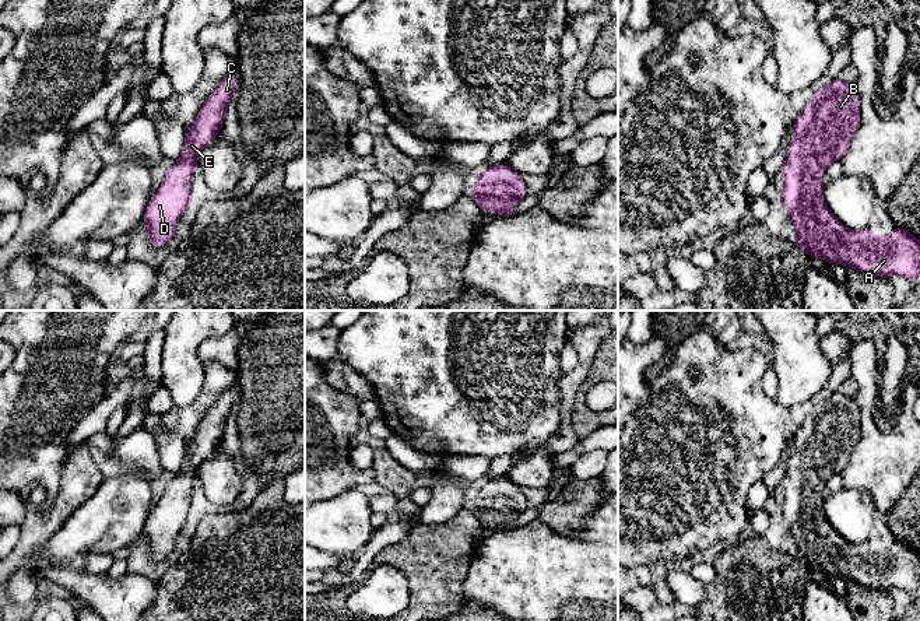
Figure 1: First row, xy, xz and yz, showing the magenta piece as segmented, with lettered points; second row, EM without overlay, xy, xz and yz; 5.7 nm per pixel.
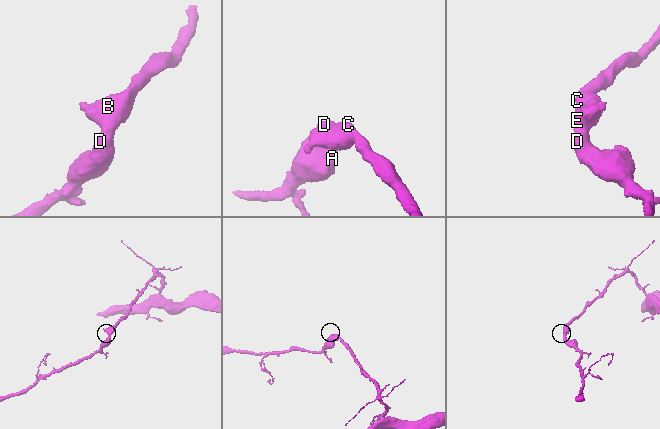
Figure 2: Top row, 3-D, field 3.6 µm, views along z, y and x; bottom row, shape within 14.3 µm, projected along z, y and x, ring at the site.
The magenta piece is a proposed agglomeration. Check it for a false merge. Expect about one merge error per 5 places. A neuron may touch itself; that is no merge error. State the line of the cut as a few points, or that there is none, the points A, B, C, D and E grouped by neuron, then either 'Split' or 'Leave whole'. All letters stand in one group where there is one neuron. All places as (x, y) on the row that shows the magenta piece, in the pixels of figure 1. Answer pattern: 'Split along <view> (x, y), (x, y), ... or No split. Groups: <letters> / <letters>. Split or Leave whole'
No split. Groups: A B C D E. Leave whole

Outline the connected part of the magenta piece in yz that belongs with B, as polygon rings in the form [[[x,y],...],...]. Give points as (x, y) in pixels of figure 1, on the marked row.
[[[840,78],[831,80],[814,92],[793,120],[794,136],[782,168],[784,187],[780,200],[796,228],[796,245],[810,257],[821,257],[826,264],[840,263],[872,277],[907,277],[913,285],[920,280],[920,239],[896,227],[892,235],[875,235],[870,229],[850,231],[826,207],[822,172],[846,154],[860,123],[860,97],[854,85]]]

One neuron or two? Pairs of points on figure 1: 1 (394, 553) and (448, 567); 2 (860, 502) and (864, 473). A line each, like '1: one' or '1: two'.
1: one
2: two

